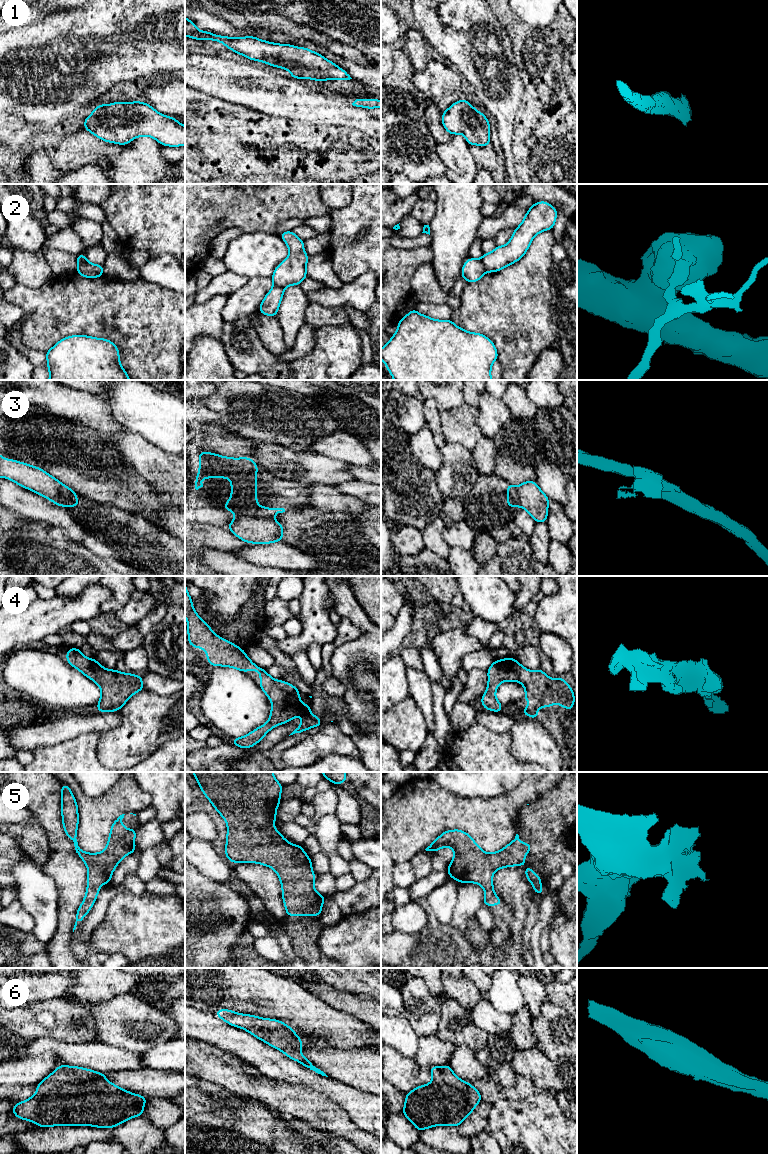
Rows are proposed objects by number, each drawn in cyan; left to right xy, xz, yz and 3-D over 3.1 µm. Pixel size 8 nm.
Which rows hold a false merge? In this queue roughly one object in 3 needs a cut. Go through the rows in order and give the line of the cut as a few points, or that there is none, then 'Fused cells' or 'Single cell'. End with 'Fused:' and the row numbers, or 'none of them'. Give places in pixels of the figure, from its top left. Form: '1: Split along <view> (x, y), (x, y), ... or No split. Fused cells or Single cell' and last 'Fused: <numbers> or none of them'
1: No split. Single cell
2: Split along yz (480, 259), (486, 271). Fused cells
3: Split along xz (236, 515), (270, 517), (272, 519). Fused cells
4: No split. Single cell
5: No split. Single cell
6: No split. Single cell
Fused: 2, 3

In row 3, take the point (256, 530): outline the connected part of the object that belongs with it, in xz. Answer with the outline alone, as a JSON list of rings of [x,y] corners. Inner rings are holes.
[[[236,516],[227,527],[245,543],[271,544],[283,540],[283,526],[271,518]]]

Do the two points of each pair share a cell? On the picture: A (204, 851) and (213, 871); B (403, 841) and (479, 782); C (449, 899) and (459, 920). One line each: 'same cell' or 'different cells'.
A: same cell
B: different cells
C: different cells

